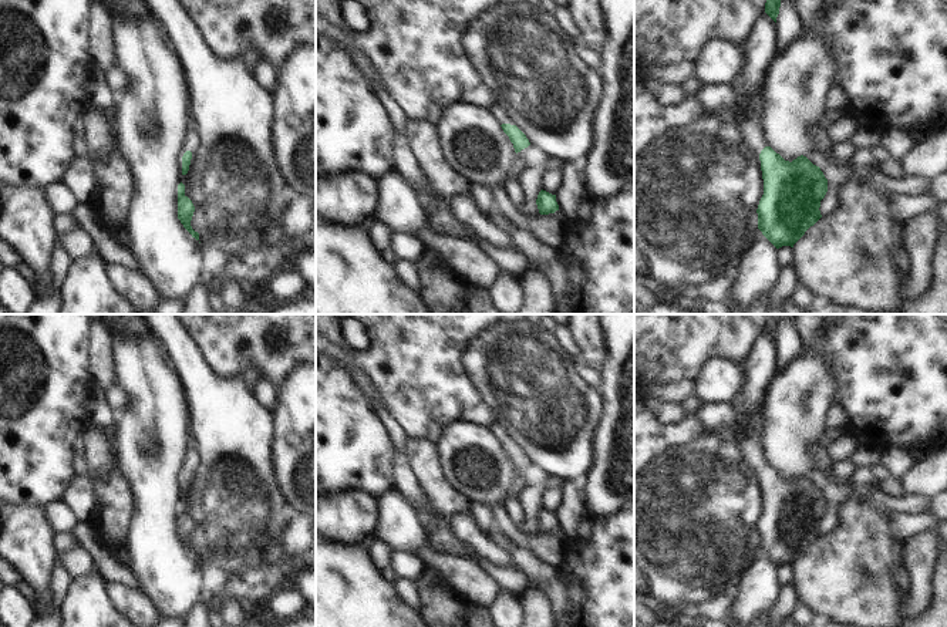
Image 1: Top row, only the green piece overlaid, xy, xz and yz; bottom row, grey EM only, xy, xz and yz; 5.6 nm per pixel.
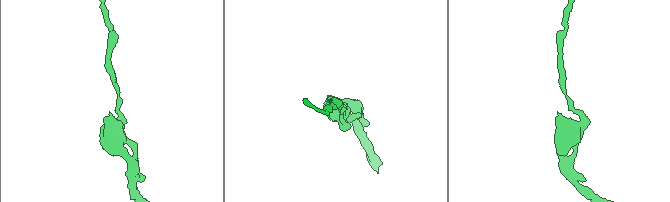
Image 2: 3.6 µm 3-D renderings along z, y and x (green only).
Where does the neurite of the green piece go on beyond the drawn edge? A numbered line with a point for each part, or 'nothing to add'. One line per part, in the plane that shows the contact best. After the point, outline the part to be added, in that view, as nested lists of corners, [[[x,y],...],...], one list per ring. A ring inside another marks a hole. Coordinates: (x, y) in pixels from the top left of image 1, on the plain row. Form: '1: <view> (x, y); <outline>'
1: xy (191, 459); [[[189,441],[189,445],[188,445],[188,451],[186,451],[186,456],[185,456],[185,461],[183,461],[183,465],[178,473],[178,483],[179,483],[179,488],[182,491],[182,475],[186,469],[191,469],[193,471],[198,465],[198,451],[193,445],[192,441]]]

